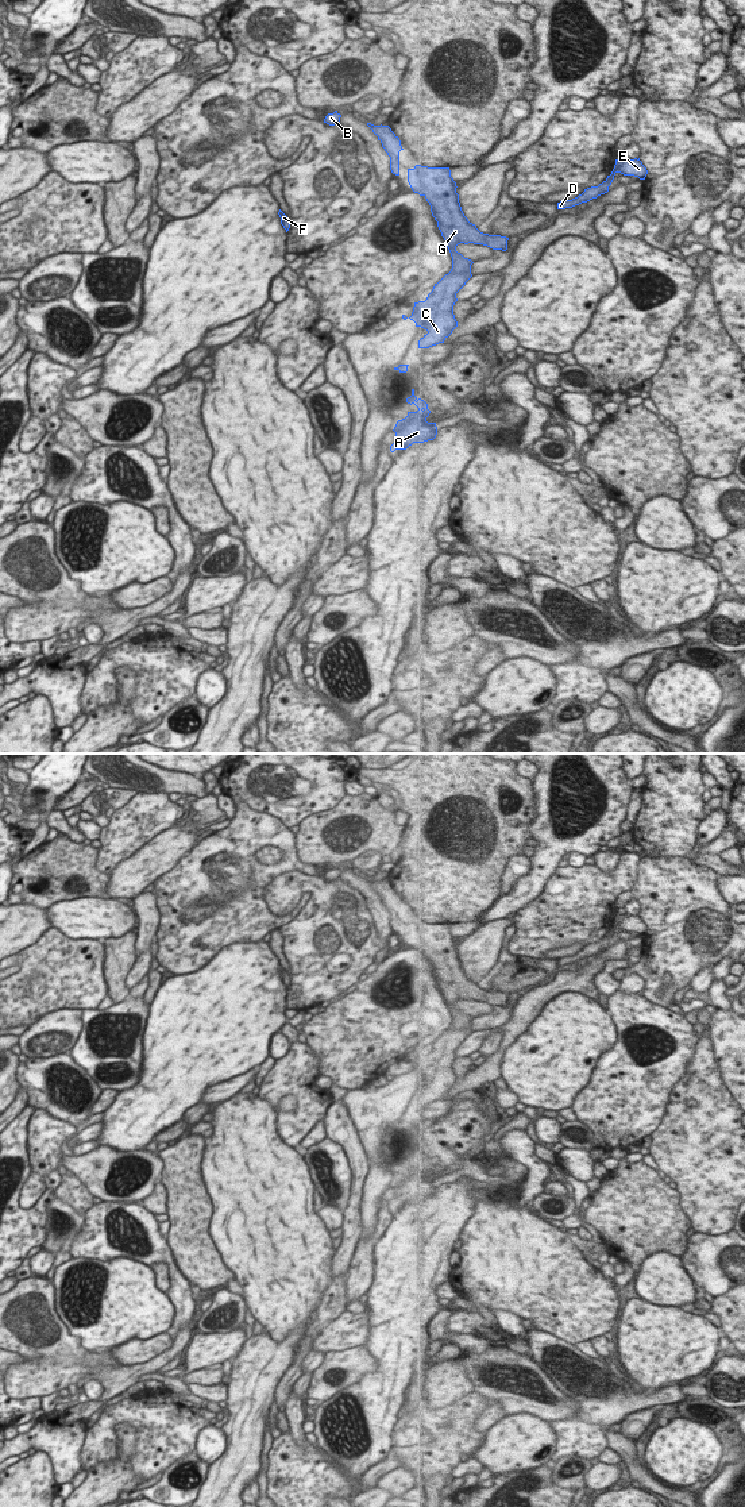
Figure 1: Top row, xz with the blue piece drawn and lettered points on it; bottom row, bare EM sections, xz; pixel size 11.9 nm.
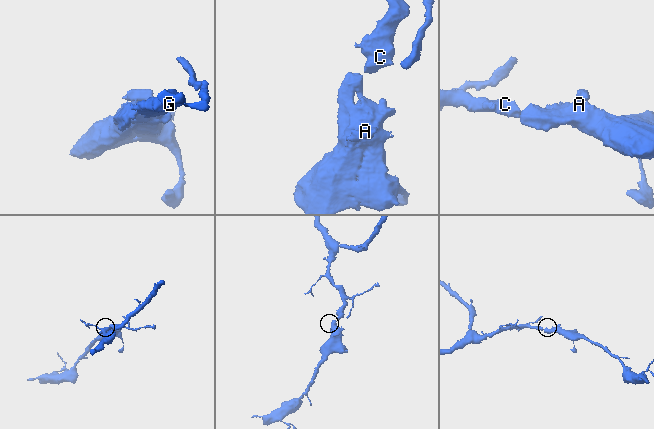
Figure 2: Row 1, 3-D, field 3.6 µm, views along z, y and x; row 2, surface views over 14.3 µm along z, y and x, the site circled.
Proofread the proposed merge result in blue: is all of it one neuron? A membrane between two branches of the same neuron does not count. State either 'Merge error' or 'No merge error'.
No merge error

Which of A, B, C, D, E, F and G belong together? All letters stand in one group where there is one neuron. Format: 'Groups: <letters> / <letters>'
Groups: A B C D E F G

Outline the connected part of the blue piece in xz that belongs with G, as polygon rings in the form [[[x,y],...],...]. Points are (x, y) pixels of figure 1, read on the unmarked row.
[[[416,921],[408,925],[408,938],[414,949],[424,952],[431,961],[431,968],[441,993],[452,1013],[452,1025],[437,1040],[425,1057],[414,1059],[409,1074],[428,1087],[418,1096],[418,1105],[429,1105],[444,1096],[458,1083],[453,1071],[453,1061],[458,1057],[456,1049],[472,1033],[471,1015],[456,1007],[460,999],[483,1001],[493,1006],[507,1006],[509,994],[480,988],[475,980],[464,972],[456,938],[451,933],[449,924],[428,924]]]

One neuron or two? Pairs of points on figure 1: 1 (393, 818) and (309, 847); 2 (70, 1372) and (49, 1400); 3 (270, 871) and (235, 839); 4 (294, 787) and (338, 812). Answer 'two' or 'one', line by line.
1: one
2: two
3: one
4: two

